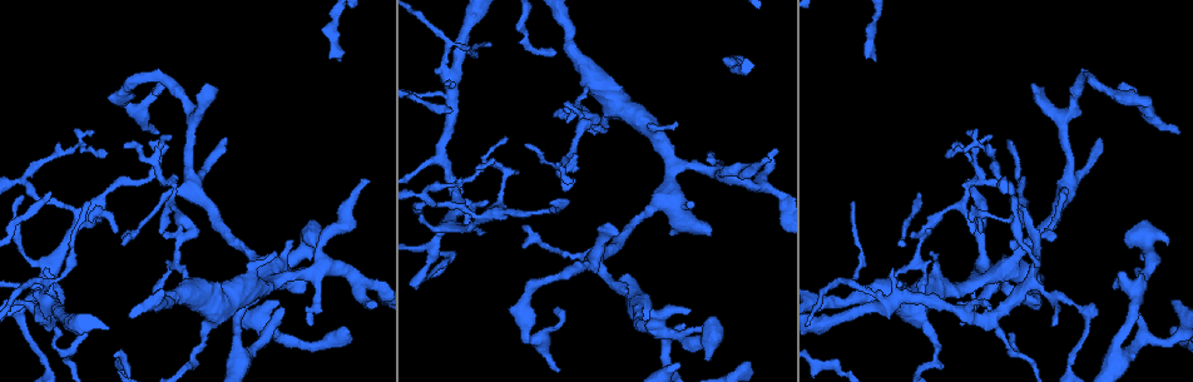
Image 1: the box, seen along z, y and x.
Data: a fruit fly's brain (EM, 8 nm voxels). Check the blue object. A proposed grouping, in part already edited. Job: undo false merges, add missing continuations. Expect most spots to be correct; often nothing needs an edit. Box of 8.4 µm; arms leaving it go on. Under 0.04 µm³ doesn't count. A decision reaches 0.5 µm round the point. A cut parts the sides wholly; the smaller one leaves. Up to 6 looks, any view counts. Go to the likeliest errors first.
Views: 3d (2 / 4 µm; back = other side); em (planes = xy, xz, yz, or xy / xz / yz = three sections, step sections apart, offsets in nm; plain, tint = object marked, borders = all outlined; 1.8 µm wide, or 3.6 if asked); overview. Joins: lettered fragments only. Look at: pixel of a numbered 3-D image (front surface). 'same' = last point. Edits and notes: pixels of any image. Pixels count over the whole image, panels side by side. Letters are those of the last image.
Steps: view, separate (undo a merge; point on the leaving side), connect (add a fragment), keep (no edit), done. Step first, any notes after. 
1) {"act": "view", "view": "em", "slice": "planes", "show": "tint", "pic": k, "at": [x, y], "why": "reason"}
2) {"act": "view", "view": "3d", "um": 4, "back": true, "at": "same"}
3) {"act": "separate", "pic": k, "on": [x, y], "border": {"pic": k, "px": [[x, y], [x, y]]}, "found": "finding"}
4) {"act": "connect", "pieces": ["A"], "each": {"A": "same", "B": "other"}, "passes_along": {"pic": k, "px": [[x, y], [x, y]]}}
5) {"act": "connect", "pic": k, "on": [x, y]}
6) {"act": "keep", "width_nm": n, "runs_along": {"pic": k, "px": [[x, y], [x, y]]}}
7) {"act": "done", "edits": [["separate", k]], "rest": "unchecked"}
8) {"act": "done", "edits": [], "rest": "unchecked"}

{"act": "view", "view": "em", "slice": "xz", "step": 8, "show": "tint", "pic": 1, "at": [1009, 194], "why": "closes a loop"}

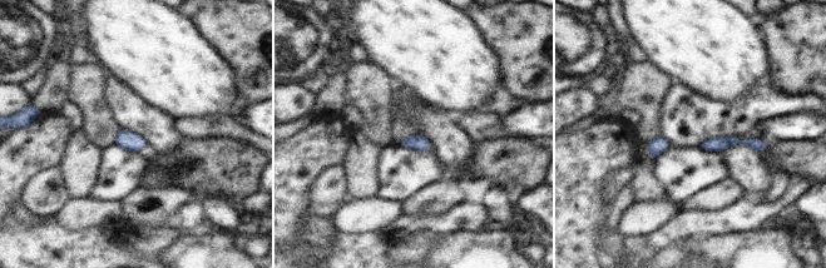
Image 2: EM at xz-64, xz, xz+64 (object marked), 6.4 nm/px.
{"act": "view", "view": "em", "slice": "planes", "show": "borders", "at": "same", "why": "another direction"}

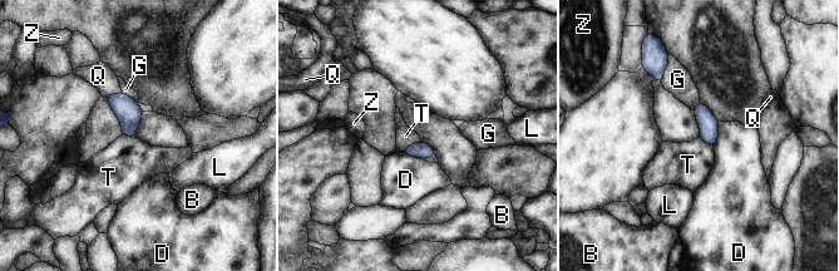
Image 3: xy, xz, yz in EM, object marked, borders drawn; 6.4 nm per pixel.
{"act": "keep", "each": {"B": "other", "D": "other", "G": "other", "L": "other", "Q": "other", "T": "other", "Z": "other"}, "found": "continuous, no second cell"}

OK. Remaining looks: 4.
{"act": "view", "view": "em", "um": 3.6, "slice": "xy", "step": 8, "show": "borders", "pic": 1, "at": [1169, 329], "why": "branch stops here"}

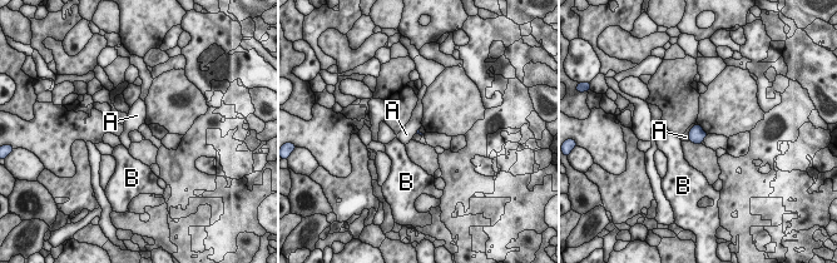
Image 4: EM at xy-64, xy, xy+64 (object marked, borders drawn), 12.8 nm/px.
{"act": "view", "view": "em", "um": 3.6, "slice": "planes", "show": "borders", "at": "same", "why": "another direction"}

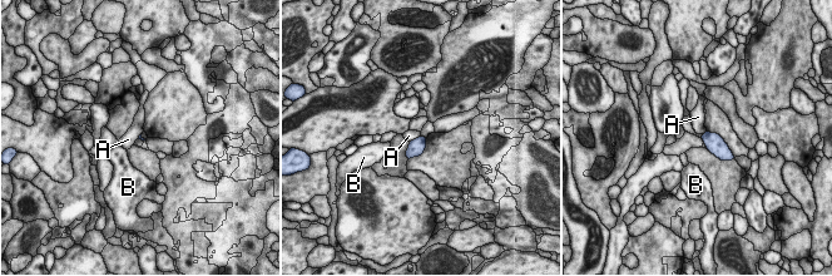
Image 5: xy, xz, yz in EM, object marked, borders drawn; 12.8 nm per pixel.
{"act": "keep", "each": {"A": "other", "B": "other"}, "border": {"pic": 5, "px": [[420, 134], [410, 142]]}, "found": "no lettered fragment goes on from it"}

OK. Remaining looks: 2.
{"act": "view", "view": "3d", "um": 2, "pic": 1, "at": [768, 160], "why": "free end"}

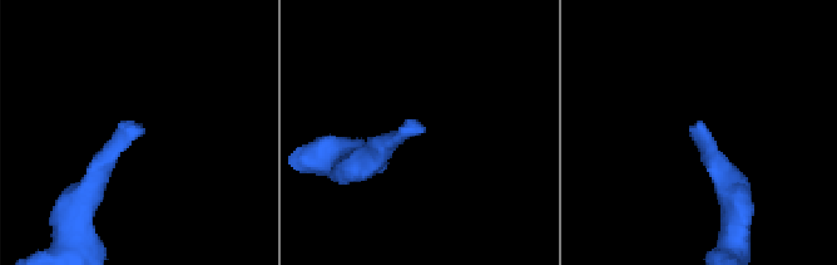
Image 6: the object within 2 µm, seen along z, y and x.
{"act": "view", "view": "em", "um": 3.6, "slice": "xz", "step": 16, "show": "borders", "pic": 6, "at": [690, 129]}

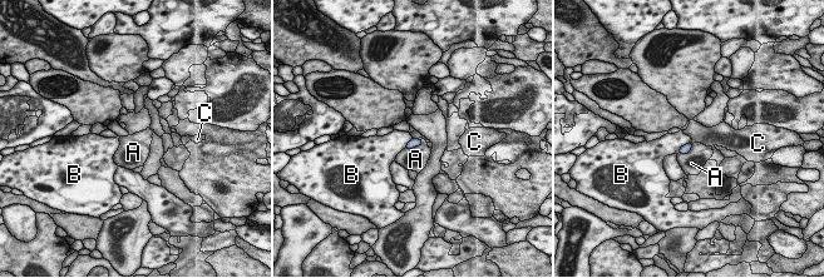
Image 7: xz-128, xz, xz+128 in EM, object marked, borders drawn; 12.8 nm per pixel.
{"act": "keep", "each": {"A": "other", "B": "other", "C": "other"}, "found": "no lettered fragment goes on from it"}

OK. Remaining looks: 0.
{"act": "done", "edits": [], "rest": "unchecked"}

